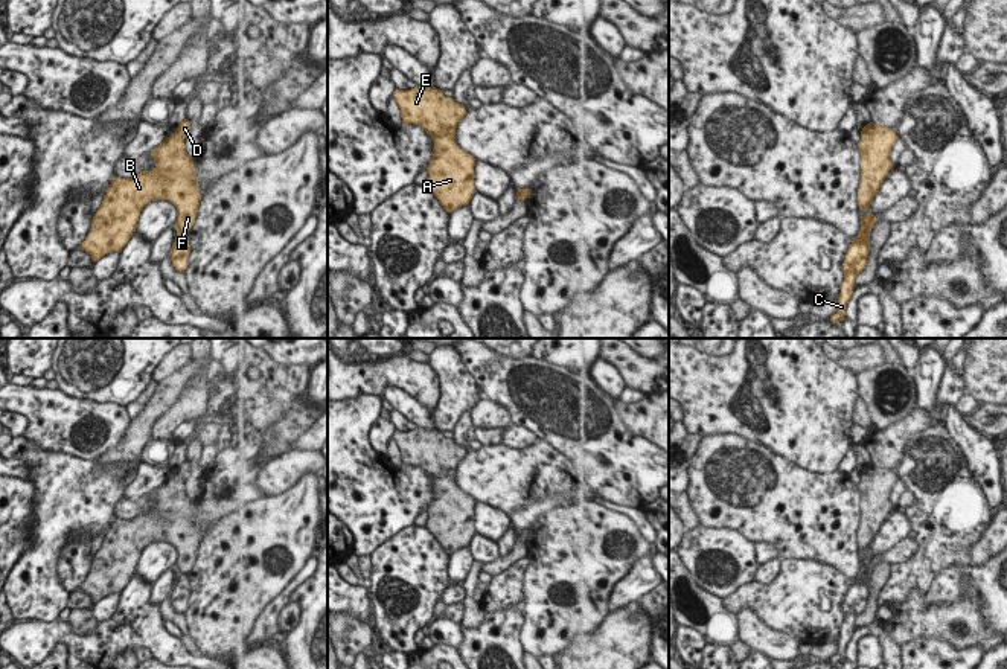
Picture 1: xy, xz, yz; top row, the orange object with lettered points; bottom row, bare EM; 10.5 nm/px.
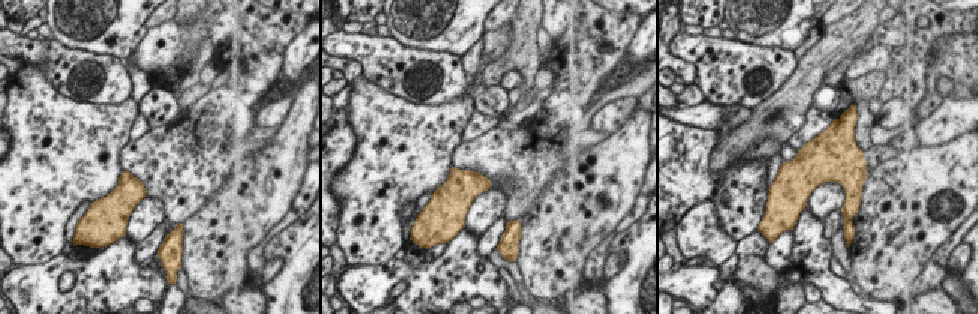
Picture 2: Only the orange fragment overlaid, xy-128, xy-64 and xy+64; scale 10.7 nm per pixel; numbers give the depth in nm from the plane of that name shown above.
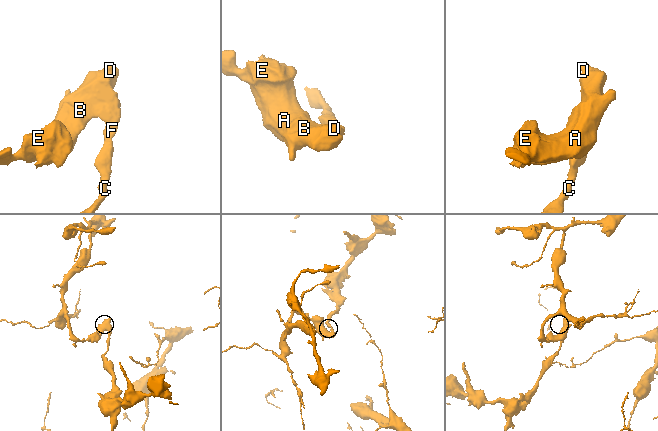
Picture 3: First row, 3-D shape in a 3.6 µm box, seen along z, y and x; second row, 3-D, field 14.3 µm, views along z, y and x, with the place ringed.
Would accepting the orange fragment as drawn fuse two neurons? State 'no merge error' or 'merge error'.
merge error

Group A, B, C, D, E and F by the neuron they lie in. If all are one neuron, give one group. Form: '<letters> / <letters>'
A B D E F / C

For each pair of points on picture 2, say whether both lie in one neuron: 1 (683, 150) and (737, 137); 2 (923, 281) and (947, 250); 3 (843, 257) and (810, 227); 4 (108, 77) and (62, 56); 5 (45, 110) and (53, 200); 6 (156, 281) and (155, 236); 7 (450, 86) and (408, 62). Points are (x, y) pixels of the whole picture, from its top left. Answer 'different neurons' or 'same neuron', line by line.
1: different neurons
2: same neuron
3: different neurons
4: same neuron
5: same neuron
6: different neurons
7: same neuron

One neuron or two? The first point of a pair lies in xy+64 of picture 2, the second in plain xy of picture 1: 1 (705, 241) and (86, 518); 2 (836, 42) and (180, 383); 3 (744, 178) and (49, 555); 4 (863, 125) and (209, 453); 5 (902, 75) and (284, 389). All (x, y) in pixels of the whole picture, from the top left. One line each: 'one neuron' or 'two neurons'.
1: one neuron
2: one neuron
3: two neurons
4: two neurons
5: one neuron

